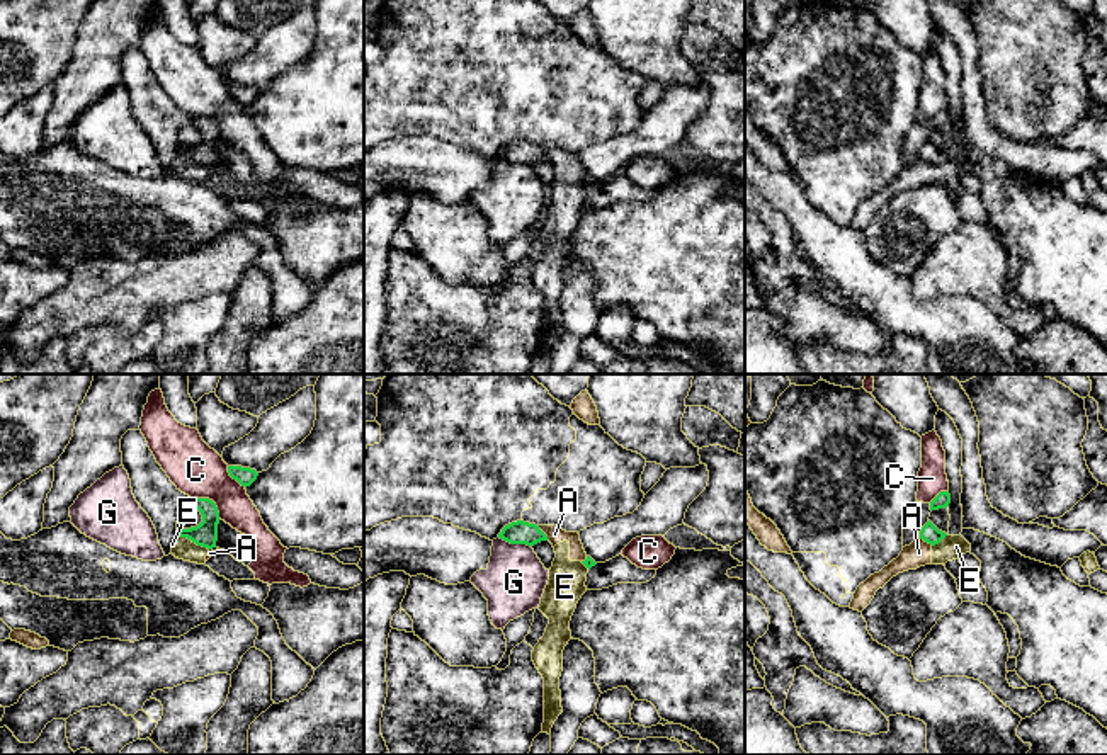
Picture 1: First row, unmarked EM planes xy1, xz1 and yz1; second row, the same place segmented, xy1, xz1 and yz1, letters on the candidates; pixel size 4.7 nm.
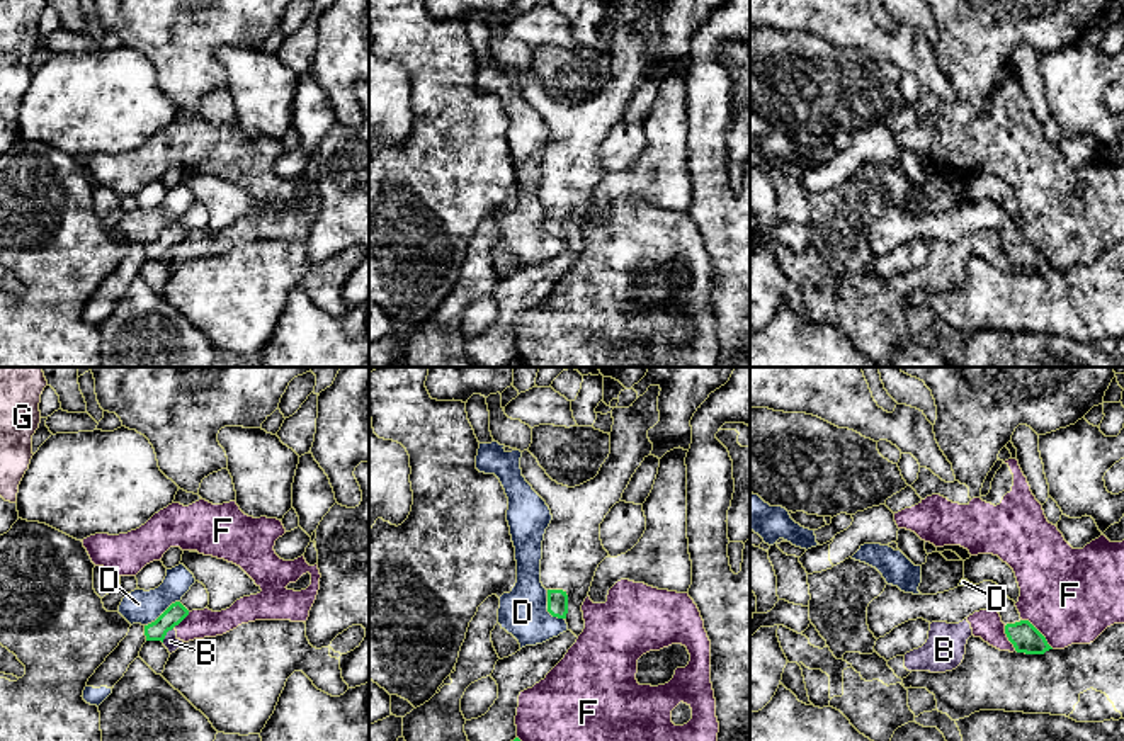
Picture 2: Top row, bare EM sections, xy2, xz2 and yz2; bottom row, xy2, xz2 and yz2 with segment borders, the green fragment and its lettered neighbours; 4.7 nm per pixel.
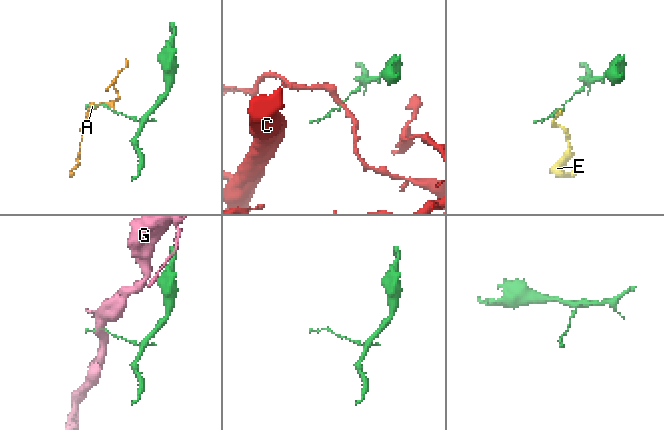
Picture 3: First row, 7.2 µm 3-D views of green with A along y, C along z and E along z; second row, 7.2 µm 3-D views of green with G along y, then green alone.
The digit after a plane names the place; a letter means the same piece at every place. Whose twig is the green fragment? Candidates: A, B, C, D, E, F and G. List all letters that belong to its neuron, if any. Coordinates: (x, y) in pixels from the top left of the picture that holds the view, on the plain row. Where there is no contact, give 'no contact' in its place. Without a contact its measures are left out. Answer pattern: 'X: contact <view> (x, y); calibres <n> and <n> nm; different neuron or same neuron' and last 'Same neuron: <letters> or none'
A: contact xz1 (543, 152); calibres 110 and 80 nm; different neuron
B: contact xy2 (165, 254); calibres 90 and 70 nm; different neuron
C: contact xy1 (208, 118); calibres 120 and 240 nm; different neuron
D: contact xz2 (548, 228); calibres 100 and 220 nm; different neuron
E: contact xy1 (194, 160); calibres 120 and 110 nm; different neuron
F: contact yz2 (1039, 252); calibres 140 and 440 nm; different neuron
G: contact xz1 (514, 162); calibres 110 and 300 nm; different neuron
Same neuron: none

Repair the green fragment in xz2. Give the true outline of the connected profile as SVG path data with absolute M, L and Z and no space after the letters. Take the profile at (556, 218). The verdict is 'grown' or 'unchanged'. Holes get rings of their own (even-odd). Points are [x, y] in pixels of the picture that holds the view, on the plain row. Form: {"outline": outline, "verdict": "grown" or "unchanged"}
{"outline": "M650 5L629 27L612 29L610 73L599 93L580 105L558 104L529 70L522 71L522 95L553 134L541 178L548 231L565 238L568 250L576 257L585 248L582 224L595 190L605 177L610 177L600 160L600 143L621 121L633 93L653 70L648 49L660 41L660 10L660 5Z", "verdict": "grown"}

